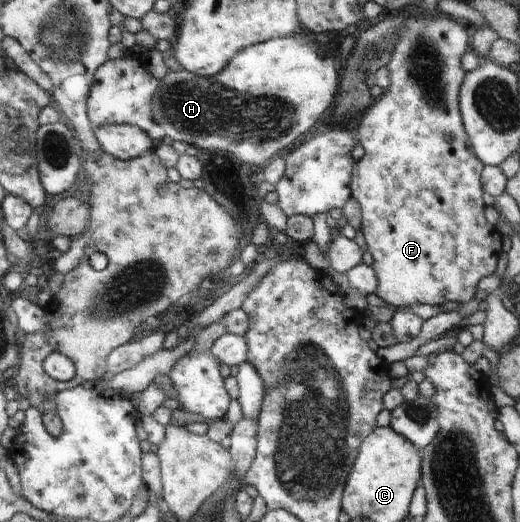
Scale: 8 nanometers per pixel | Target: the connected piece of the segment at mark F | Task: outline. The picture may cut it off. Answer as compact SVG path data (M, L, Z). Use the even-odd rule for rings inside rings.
M407 16L403 20L401 30L397 30L397 38L393 44L393 56L387 64L389 70L389 88L379 96L363 114L355 134L359 142L358 157L354 161L351 177L351 196L361 206L361 218L365 242L368 251L373 256L374 262L370 266L377 276L377 290L374 292L383 300L396 309L405 309L414 304L433 304L443 306L446 302L465 303L475 298L477 284L481 278L493 274L499 264L501 254L501 236L495 232L495 228L485 220L485 204L483 204L483 192L479 184L479 174L483 168L483 162L470 150L469 134L464 128L463 115L460 112L460 89L464 82L465 70L461 68L461 58L467 52L467 32L465 28L447 18L447 16Z

